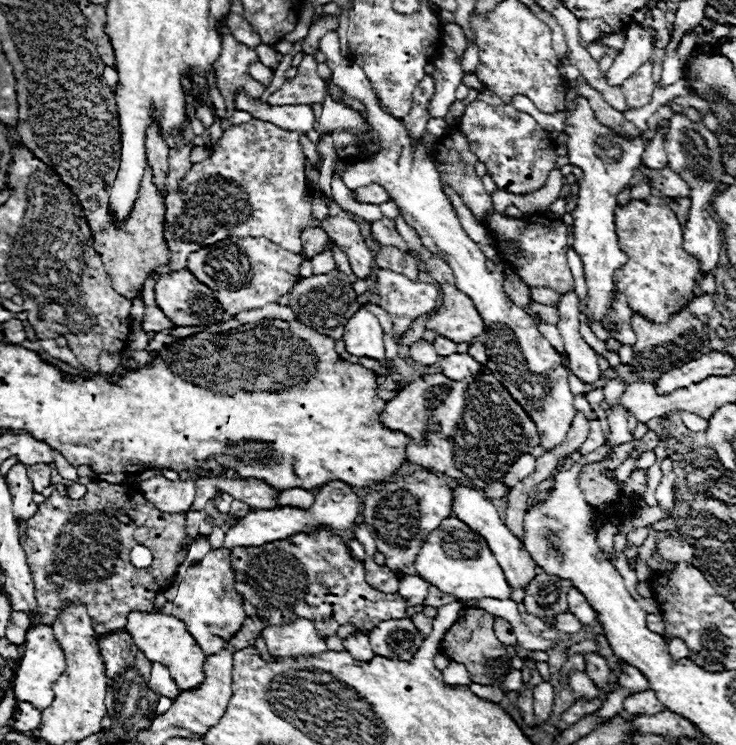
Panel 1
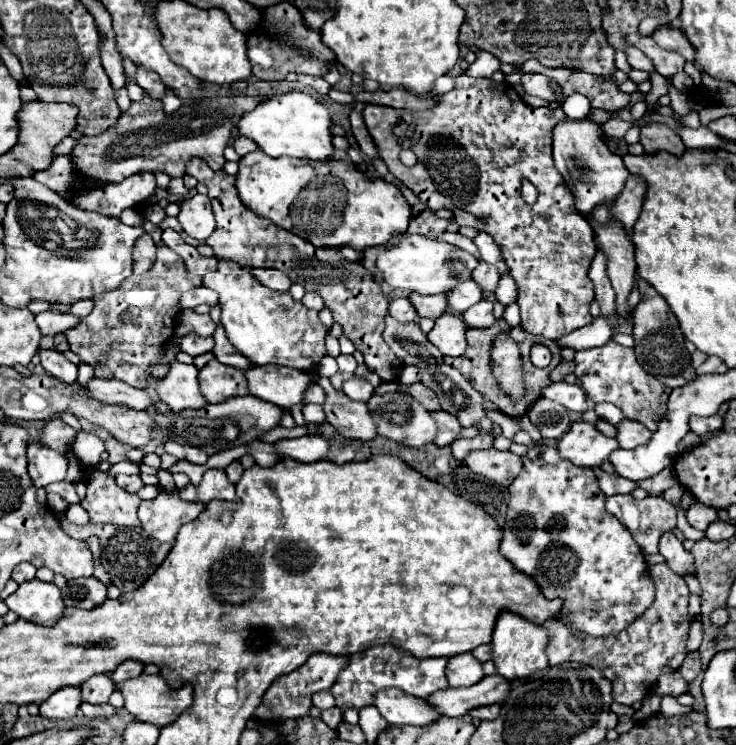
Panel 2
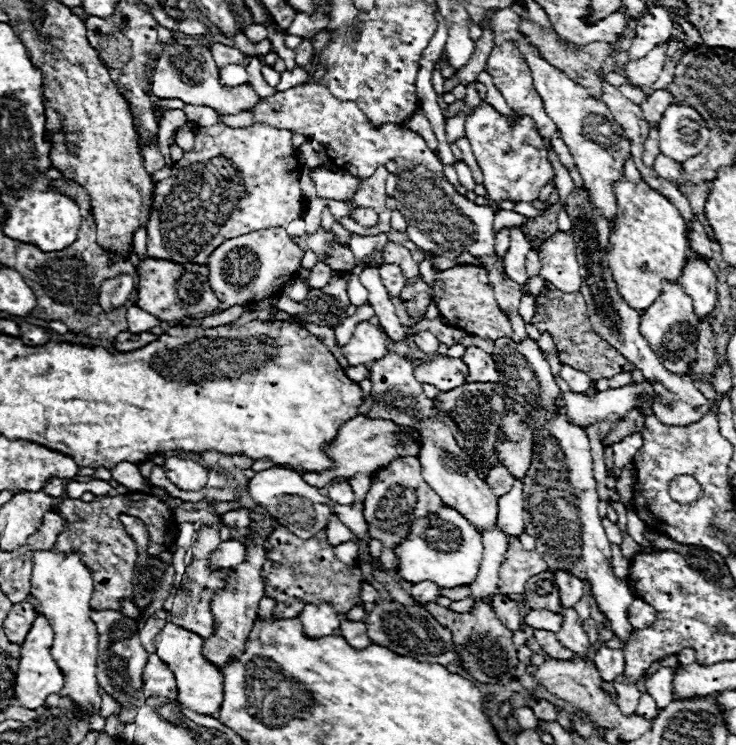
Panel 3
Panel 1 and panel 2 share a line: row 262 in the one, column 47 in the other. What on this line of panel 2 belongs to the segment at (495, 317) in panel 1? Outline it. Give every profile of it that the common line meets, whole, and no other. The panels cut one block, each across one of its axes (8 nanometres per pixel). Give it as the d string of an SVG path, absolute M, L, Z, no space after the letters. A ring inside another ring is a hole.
M34 442L28 446L28 474L36 488L44 488L52 482L64 480L68 460L60 452L52 452L42 444Z

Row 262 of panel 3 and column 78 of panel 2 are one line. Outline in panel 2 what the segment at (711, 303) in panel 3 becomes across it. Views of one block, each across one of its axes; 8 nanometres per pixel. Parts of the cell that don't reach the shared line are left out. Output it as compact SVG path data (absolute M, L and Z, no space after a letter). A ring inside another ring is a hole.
M66 686L56 690L46 702L40 704L40 714L44 718L52 720L68 720L76 716L76 710L82 704L80 688L78 686Z

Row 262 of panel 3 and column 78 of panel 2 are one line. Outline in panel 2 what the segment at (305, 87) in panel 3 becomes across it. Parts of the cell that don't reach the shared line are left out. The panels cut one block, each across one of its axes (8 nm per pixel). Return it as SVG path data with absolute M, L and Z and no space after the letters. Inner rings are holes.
M62 480L62 482L58 482L58 484L50 484L50 486L46 488L46 492L56 492L56 494L60 494L60 497L66 500L68 505L81 502L76 492L75 484L68 484L66 480Z

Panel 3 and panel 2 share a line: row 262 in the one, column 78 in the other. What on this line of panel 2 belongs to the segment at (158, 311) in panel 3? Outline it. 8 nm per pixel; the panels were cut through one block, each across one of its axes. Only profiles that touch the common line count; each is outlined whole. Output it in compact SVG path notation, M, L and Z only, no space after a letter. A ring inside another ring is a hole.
M144 94L144 98L140 102L132 102L130 108L118 118L118 122L108 128L106 132L98 134L98 136L82 136L76 140L76 146L72 148L72 164L74 164L74 172L84 178L84 184L88 184L88 188L98 186L98 184L112 184L112 182L120 182L136 172L142 170L162 170L168 176L184 176L184 166L190 158L198 156L204 158L212 170L222 170L224 166L224 148L230 142L232 130L238 126L242 114L254 110L260 102L268 100L268 96L212 96L212 98L202 98L198 102L194 102L192 106L182 106L180 110L166 114L162 108L162 100L152 98L148 94Z

